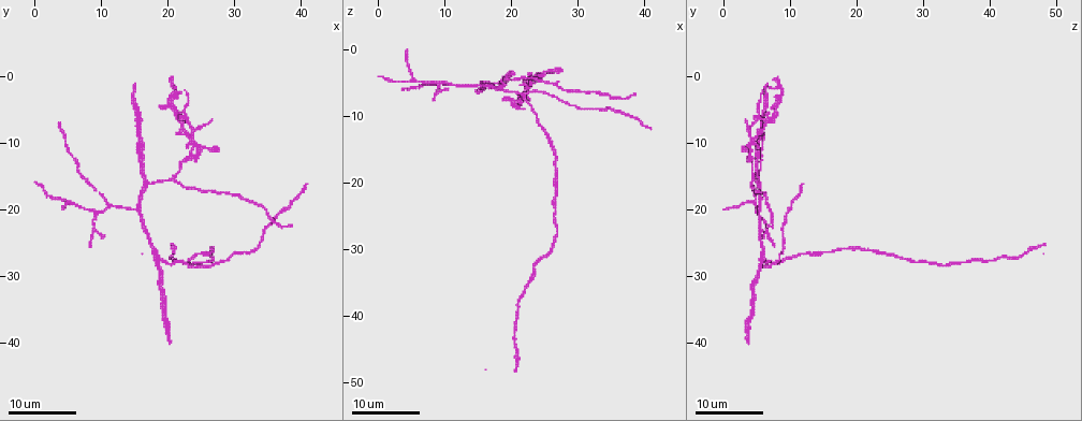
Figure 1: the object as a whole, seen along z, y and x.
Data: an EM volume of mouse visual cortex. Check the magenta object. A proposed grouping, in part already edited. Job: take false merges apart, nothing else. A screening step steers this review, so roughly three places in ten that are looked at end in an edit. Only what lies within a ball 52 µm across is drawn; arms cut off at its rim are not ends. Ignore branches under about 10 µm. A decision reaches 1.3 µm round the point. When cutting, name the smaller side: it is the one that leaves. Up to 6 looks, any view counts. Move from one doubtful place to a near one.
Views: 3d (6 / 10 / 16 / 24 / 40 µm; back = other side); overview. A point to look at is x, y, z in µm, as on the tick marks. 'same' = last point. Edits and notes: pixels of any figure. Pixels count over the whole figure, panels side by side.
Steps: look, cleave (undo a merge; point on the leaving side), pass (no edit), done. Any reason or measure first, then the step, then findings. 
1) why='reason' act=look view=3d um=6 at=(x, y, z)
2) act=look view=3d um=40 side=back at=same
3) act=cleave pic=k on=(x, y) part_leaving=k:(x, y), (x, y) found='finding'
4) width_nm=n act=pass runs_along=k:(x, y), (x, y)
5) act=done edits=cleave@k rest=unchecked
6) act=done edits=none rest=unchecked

why='arms part here' act=look view=3d um=16 at=(11.0, 19.5, 5.0)

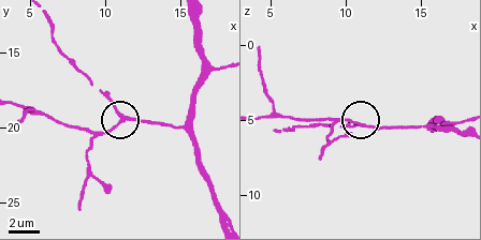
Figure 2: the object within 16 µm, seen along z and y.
act=look view=3d um=6 at=(11.0, 19.4, 5.4)

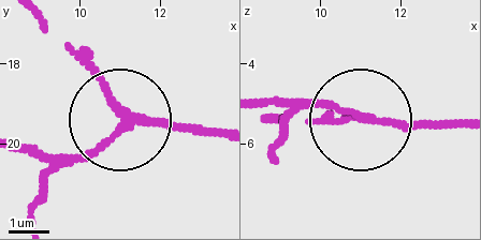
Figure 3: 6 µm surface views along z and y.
side_arm_um=14 arms=3 act=pass found='one neuron here'

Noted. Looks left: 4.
why='a fork' act=look view=3d um=24 at=(20.5, 15.0, 4.5)

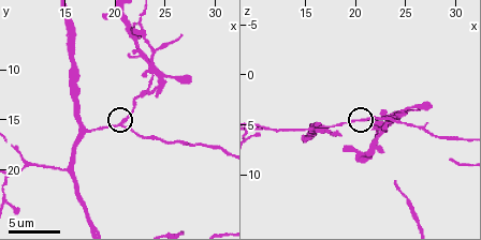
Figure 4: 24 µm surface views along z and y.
why='closer look' act=look view=3d um=10 at=same

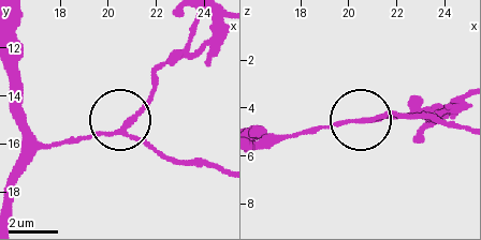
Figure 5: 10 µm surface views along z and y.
why='zoom in' act=look view=3d um=6 at=(20.8, 15.3, 4.6)

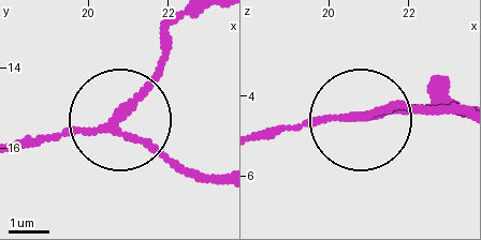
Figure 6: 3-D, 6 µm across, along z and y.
act=pass runs_along=6:(25, 143), (107, 129), (155, 71), (178, 19) found='all the same neuron'

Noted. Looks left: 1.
why='arms part here' act=look view=3d um=6 at=(15.4, 20.2, 5.2)

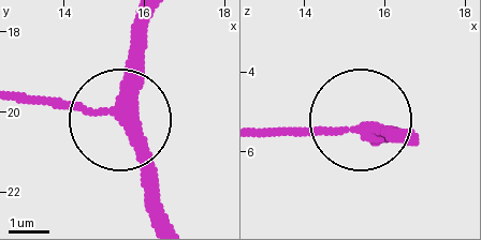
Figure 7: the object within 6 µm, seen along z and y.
side_arm_um=20 act=pass runs_along=7:(166, 212), (145, 151), (118, 120), (26, 100) found='all the same neuron'

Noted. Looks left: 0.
act=done edits=none rest=unchecked

